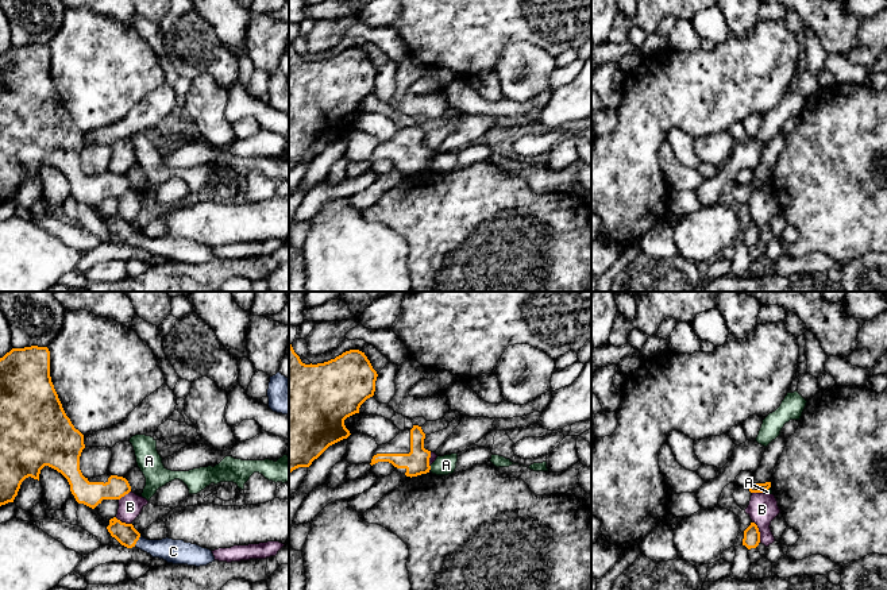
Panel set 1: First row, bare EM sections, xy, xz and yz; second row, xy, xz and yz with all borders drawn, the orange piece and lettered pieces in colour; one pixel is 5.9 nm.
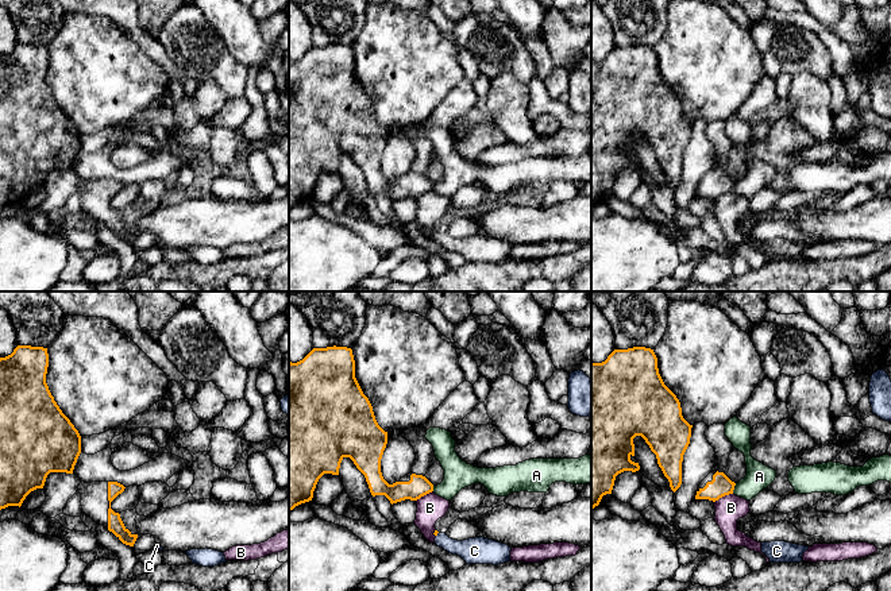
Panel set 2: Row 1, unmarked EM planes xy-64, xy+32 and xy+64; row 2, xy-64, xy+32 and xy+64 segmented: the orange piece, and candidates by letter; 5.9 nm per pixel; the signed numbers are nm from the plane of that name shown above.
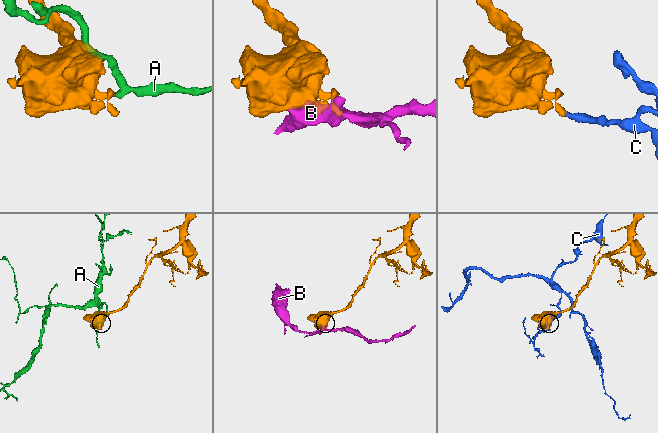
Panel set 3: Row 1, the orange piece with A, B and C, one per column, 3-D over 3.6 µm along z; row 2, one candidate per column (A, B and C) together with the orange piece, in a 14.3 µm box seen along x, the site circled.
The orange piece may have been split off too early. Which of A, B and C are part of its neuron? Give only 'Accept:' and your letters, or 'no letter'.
Accept: C

